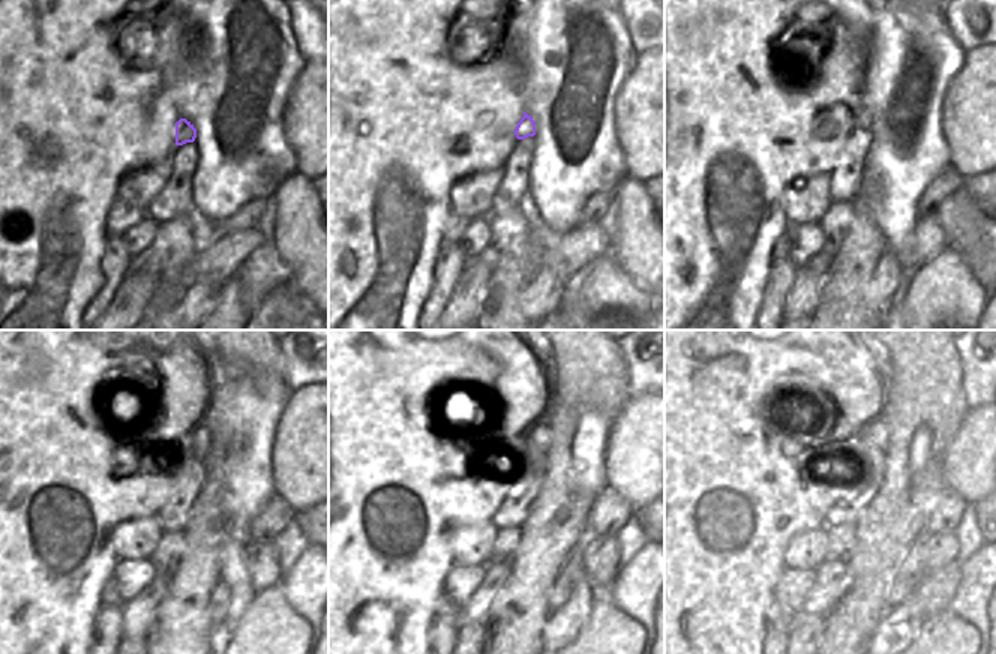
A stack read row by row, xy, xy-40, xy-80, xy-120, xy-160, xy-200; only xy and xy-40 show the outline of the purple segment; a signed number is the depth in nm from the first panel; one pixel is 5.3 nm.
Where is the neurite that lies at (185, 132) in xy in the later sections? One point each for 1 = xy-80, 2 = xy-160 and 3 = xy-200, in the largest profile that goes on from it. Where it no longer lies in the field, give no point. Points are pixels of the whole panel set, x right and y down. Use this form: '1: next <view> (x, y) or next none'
1: next xy-80 (864, 120)
2: next xy-160 (539, 435)
3: next xy-200 (878, 434)

